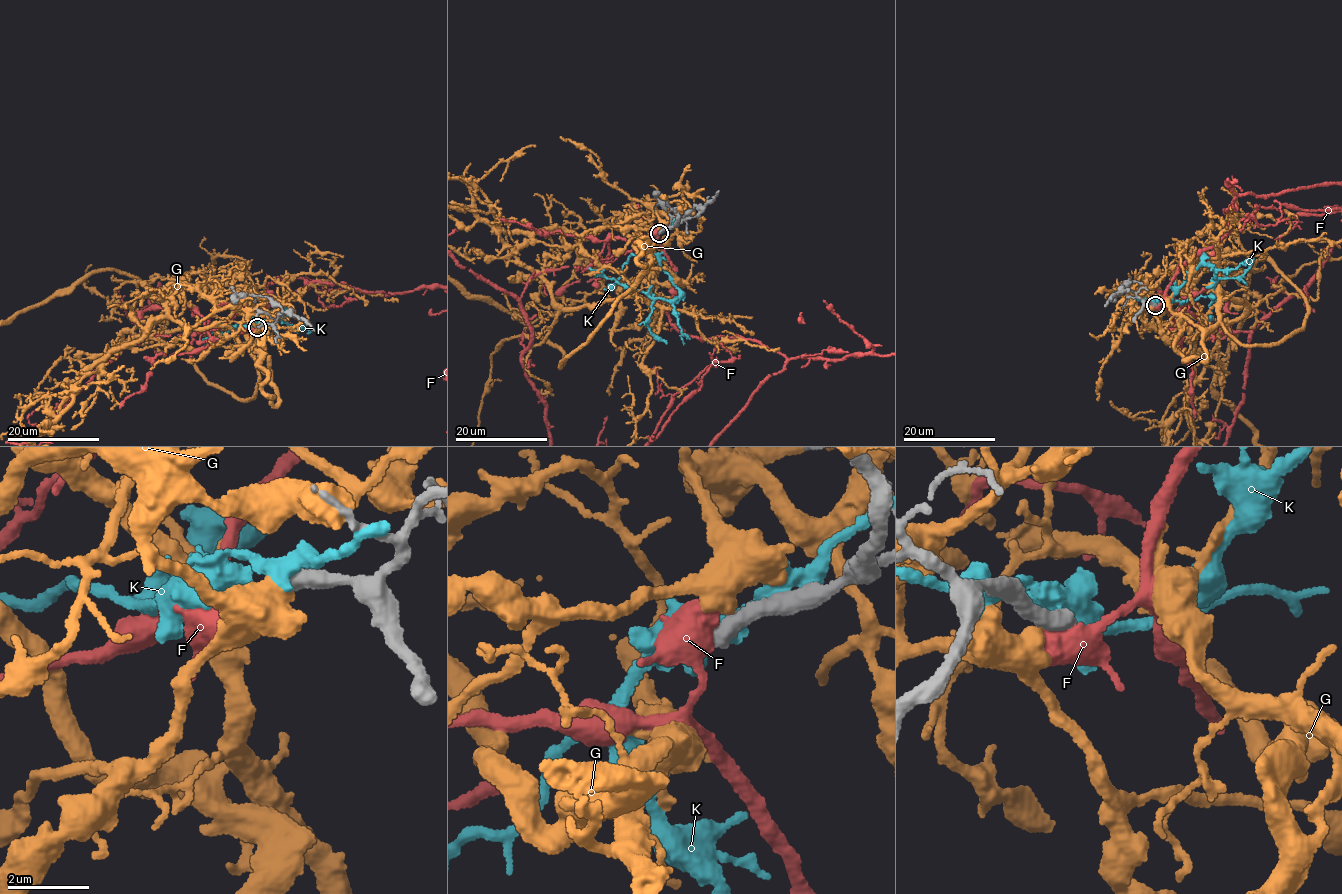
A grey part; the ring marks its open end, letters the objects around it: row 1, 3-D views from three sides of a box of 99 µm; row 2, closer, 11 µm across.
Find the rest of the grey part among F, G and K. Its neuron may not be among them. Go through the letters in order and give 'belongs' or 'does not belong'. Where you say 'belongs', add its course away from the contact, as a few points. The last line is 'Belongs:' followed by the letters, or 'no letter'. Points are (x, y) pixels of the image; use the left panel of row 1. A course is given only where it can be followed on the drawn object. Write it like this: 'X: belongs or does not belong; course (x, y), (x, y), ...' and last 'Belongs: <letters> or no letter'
F: does not belong
G: does not belong
K: does not belong
Belongs: no letter

